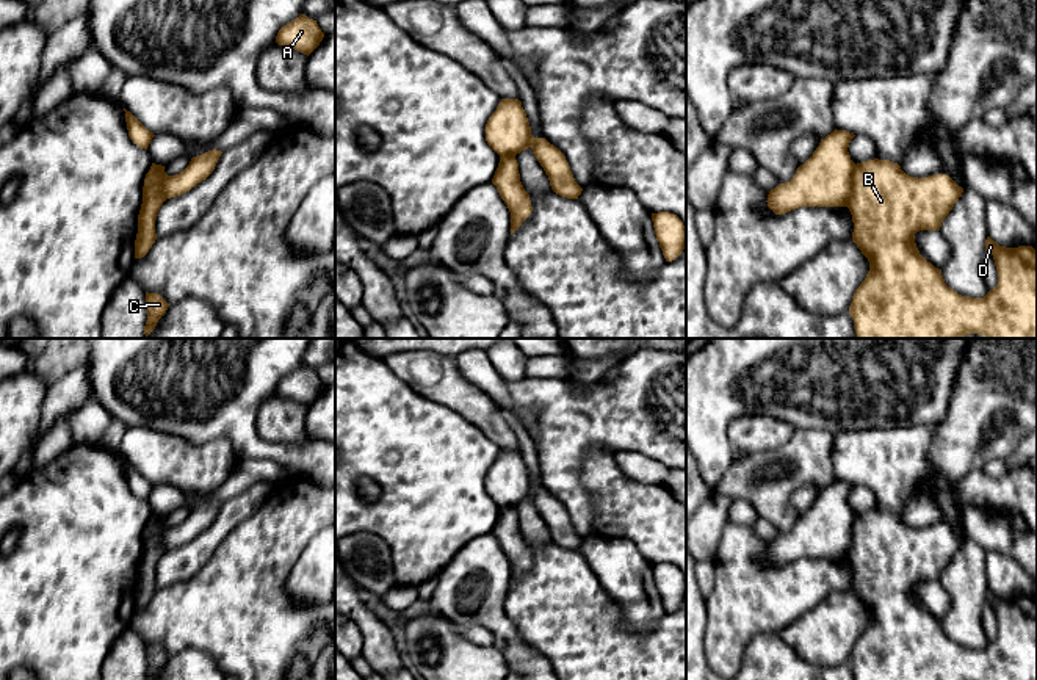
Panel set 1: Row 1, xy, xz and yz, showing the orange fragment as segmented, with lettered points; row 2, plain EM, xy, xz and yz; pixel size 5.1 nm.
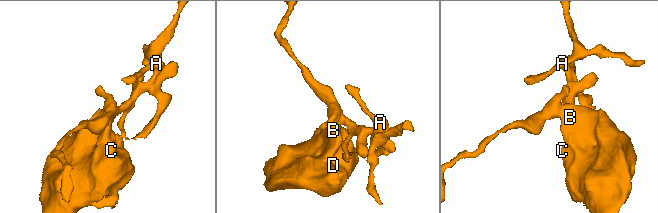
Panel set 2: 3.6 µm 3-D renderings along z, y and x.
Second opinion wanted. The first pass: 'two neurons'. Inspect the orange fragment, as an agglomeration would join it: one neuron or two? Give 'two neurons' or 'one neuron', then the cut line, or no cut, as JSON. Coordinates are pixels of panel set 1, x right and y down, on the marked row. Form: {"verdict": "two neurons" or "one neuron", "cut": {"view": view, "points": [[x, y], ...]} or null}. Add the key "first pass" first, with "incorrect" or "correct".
{"first pass": "correct", "verdict": "two neurons", "cut": {"view": "xy", "points": [[154, 166], [160, 170], [160, 187], [165, 199]]}}

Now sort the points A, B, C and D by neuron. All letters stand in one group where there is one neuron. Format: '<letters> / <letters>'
A / B C D

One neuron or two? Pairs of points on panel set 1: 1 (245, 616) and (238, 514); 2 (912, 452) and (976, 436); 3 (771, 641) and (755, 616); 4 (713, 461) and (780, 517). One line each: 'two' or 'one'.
1: two
2: two
3: two
4: two

